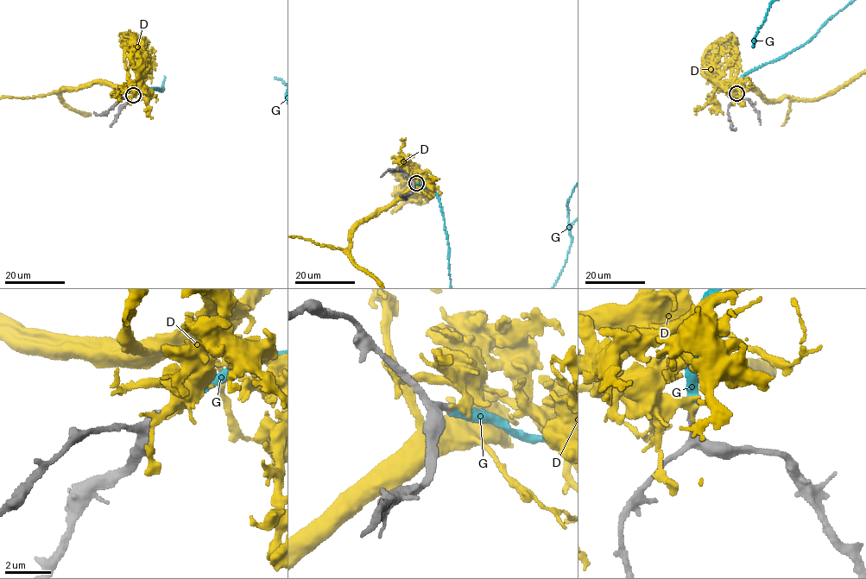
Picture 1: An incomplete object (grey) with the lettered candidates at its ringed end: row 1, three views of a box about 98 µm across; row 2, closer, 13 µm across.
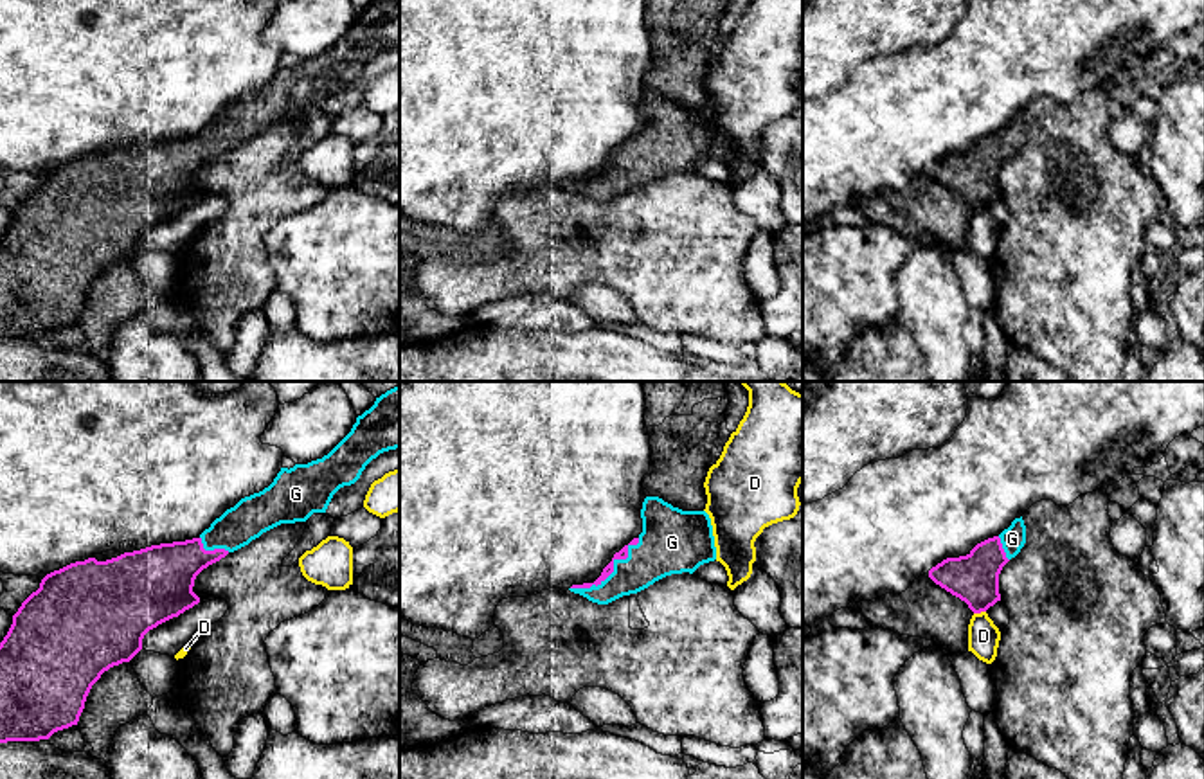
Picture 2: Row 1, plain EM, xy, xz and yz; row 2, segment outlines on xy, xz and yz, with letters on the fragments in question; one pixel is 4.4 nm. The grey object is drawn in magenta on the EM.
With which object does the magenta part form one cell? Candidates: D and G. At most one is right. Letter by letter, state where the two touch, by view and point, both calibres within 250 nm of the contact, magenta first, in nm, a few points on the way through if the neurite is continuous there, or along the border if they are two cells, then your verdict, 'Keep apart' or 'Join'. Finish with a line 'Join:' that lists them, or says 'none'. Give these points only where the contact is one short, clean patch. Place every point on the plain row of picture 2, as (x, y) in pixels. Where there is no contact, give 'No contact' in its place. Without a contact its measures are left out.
D: Touches magenta at yz (979, 209). Thickness 220 nm (magenta) against 140 nm. Boundary: yz (985, 207), (974, 211). Keep apart
G: Touches magenta at xz (612, 168). Thickness 50 nm (magenta) against 240 nm. Join
Join: G

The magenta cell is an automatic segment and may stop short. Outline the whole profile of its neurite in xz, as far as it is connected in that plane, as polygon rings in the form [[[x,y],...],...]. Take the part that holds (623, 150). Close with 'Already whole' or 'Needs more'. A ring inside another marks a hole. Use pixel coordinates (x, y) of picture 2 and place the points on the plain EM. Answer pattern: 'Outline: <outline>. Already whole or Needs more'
Outline: [[[646,94],[642,130],[614,151],[594,180],[569,187],[598,201],[637,191],[655,178],[689,169],[716,157],[711,115],[705,108],[682,108],[659,94]]]. Needs more

